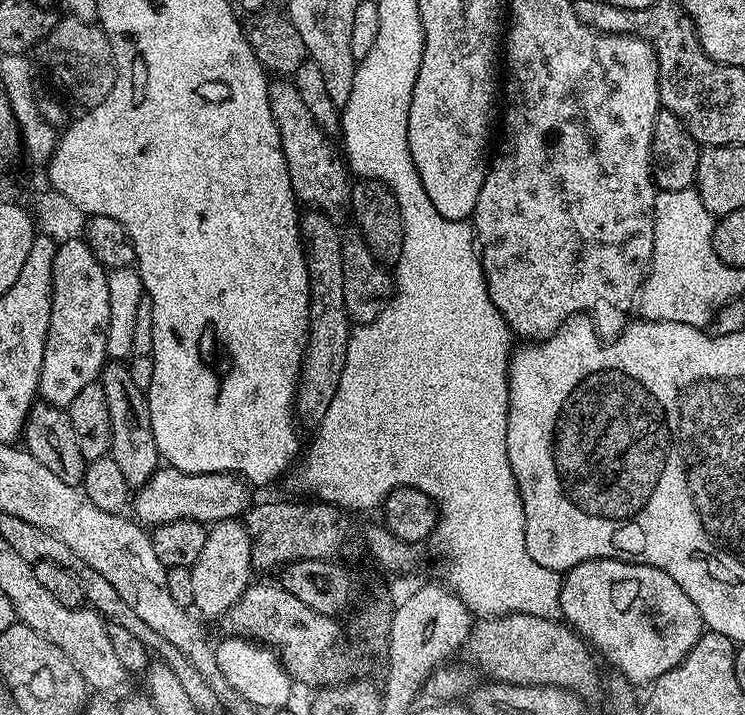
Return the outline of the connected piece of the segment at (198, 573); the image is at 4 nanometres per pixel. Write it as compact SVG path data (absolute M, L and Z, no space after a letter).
M239 519L220 520L211 525L198 562L191 567L195 611L201 617L215 620L222 617L251 585L253 570L252 540L245 525Z

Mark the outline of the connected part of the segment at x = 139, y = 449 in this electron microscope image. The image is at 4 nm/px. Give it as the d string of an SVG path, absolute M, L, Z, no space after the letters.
M108 362L102 368L98 382L104 391L108 413L112 419L112 442L110 445L110 455L112 460L122 470L122 475L126 477L129 489L139 490L150 482L150 478L156 473L156 469L161 467L162 457L158 446L154 442L154 426L150 426L150 406L143 387L136 385L136 380L124 369L125 365L120 362Z

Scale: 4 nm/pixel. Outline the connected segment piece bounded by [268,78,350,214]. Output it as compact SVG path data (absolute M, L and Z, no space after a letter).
M273 79L268 86L268 97L274 122L278 126L278 134L282 138L282 154L286 158L290 182L297 201L301 205L308 204L304 206L309 209L329 214L337 214L336 212L342 211L343 208L345 211L350 200L350 172L337 145L335 148L328 141L331 139L314 120L291 79Z

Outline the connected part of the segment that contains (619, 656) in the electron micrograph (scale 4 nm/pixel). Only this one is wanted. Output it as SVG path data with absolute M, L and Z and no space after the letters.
M605 558L603 560L587 560L578 566L568 569L562 580L562 594L560 595L560 610L563 619L585 641L590 642L591 647L597 653L601 652L606 659L613 665L615 671L621 672L625 678L632 681L633 685L643 686L651 685L653 680L659 678L662 674L666 674L666 670L670 670L674 666L678 666L682 662L682 658L686 658L686 654L690 654L690 650L699 642L702 633L705 631L704 620L698 614L698 606L694 606L694 602L690 602L690 598L686 598L686 590L682 590L682 586L678 586L678 582L674 582L674 578L670 578L670 574L666 574L662 570L652 568L648 564L634 564L624 558Z

